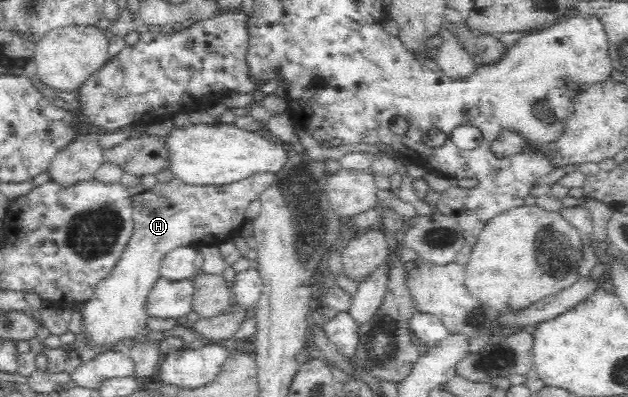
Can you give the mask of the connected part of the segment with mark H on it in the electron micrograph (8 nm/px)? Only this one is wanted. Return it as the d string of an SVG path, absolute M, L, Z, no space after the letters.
M253 173L245 179L235 181L229 185L190 185L179 180L176 176L165 183L157 181L151 189L145 189L139 195L131 197L132 219L134 229L131 238L113 271L99 284L96 285L91 299L85 303L84 327L87 340L97 343L113 343L125 337L133 337L138 334L145 334L149 330L145 329L148 319L145 314L145 297L153 287L159 275L159 267L166 254L180 246L219 246L221 243L231 239L234 233L240 231L247 221L246 210L251 202L257 200L276 181L275 173Z

